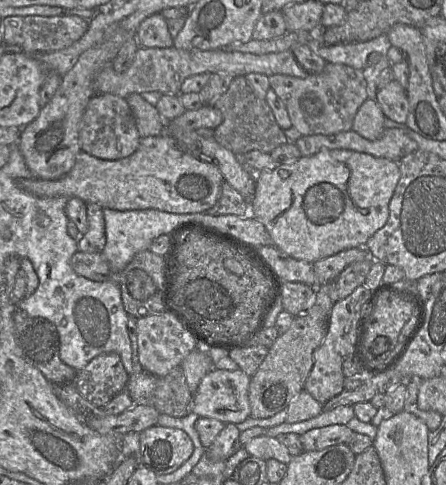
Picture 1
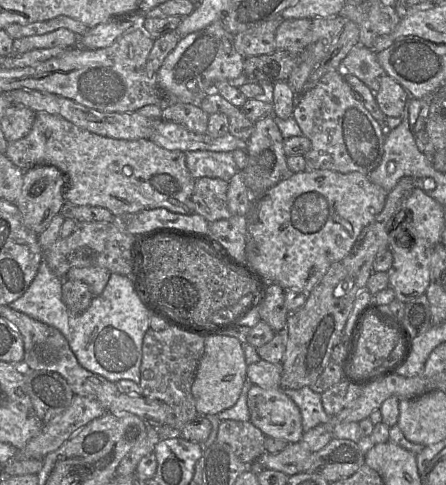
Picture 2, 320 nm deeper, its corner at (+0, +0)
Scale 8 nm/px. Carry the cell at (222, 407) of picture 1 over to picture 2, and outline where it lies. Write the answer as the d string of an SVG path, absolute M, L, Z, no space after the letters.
M252 385L247 393L250 421L265 436L280 438L289 443L300 442L304 434L298 406L284 390Z

